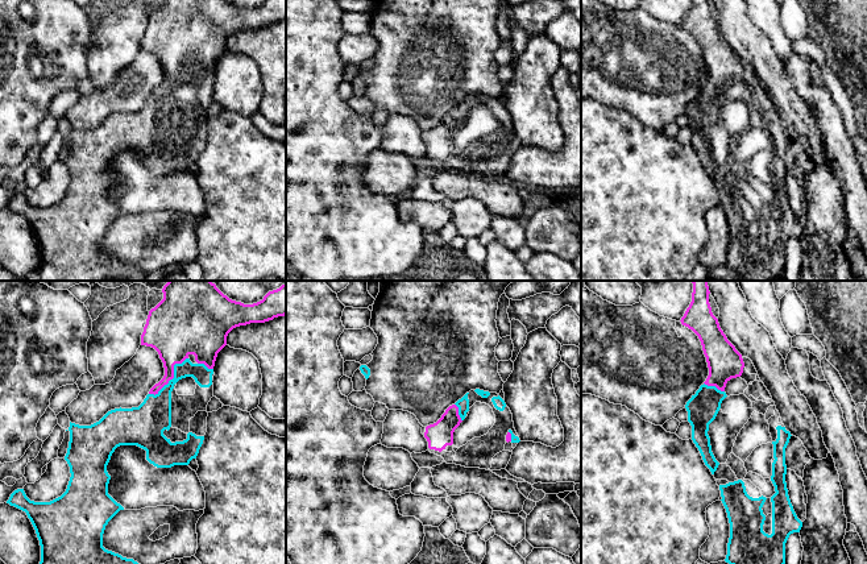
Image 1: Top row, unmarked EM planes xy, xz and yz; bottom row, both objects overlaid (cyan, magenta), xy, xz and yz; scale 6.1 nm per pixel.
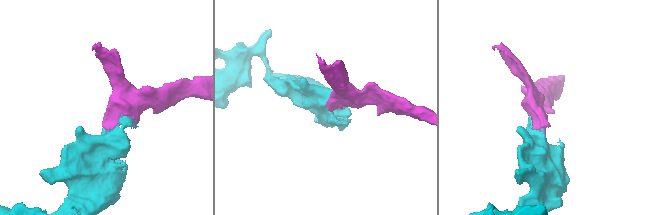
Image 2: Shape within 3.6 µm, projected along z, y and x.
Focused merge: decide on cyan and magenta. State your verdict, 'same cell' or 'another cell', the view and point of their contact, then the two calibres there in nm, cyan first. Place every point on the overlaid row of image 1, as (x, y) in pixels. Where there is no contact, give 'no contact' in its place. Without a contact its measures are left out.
same cell | xy (174, 377) | 200/280 nm

